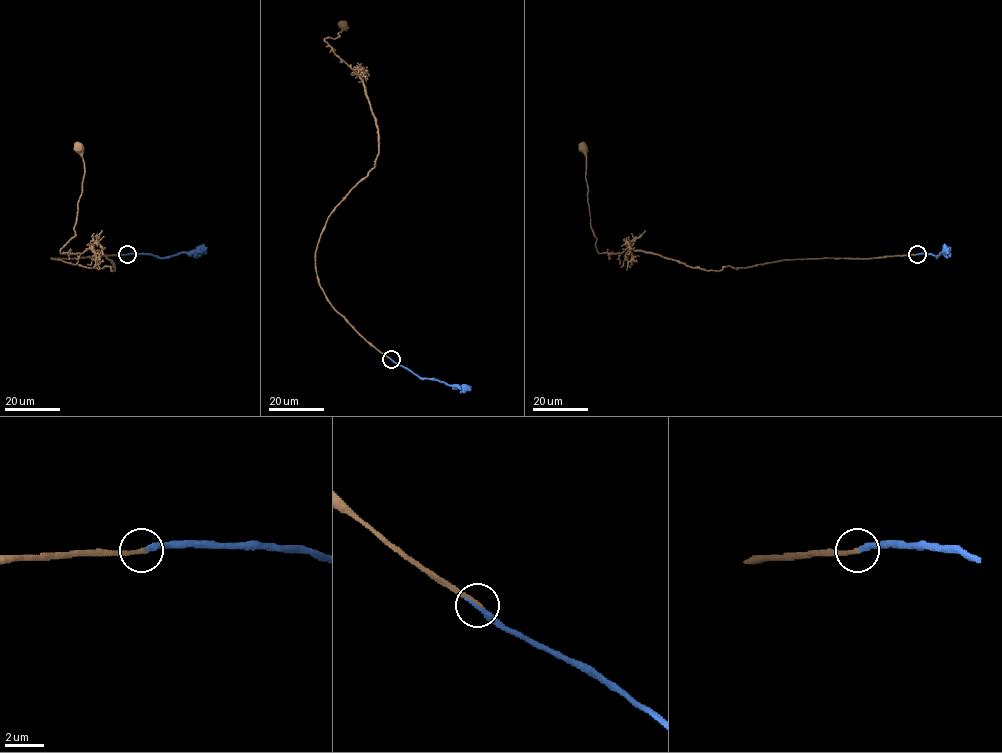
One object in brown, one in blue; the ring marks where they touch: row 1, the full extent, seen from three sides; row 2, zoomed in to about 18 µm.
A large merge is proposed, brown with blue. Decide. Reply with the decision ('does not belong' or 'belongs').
belongs

